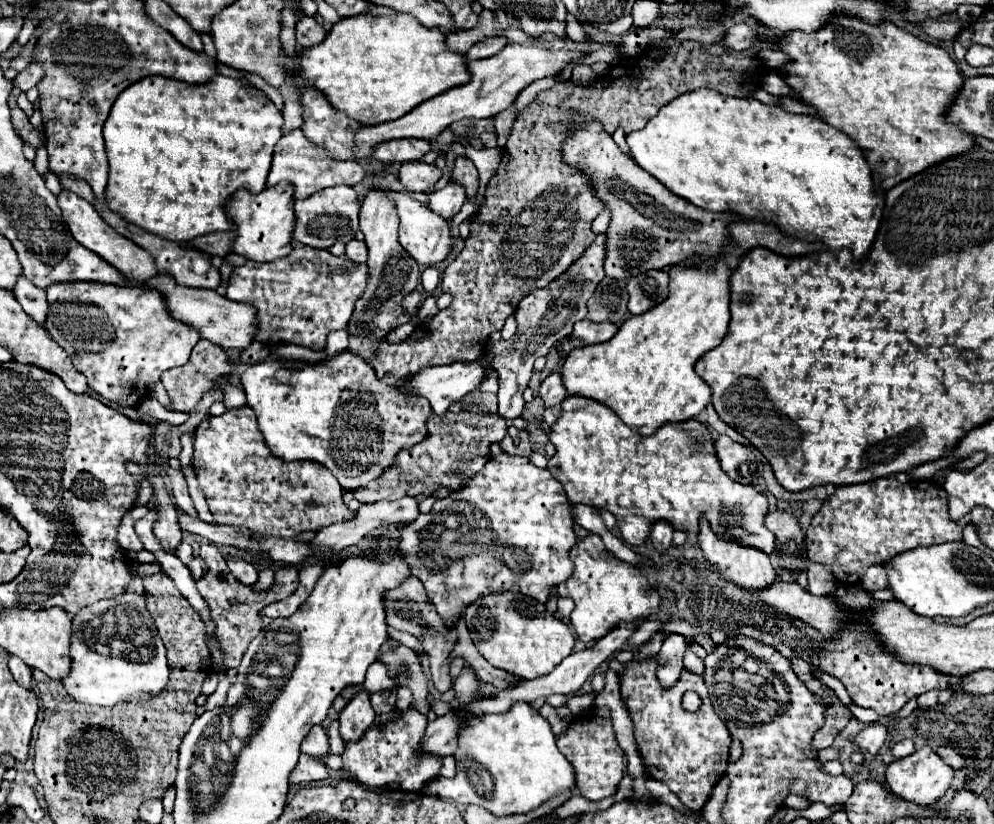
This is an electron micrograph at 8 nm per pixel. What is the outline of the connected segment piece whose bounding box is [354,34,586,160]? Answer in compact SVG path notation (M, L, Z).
M544 34L536 42L524 42L524 44L506 44L502 52L496 56L484 58L484 60L472 60L468 62L468 74L470 80L466 84L448 88L446 92L422 102L402 118L378 126L362 126L358 130L358 146L354 148L358 160L366 160L372 154L372 146L394 140L394 138L436 138L446 126L450 126L456 120L462 118L492 118L498 112L506 110L518 96L522 88L532 84L538 78L552 76L560 72L568 62L574 62L582 56L586 50L584 42L572 42L570 38L558 38L554 34Z

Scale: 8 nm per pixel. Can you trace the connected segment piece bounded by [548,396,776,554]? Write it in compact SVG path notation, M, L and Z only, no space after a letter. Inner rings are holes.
M566 396L560 406L562 414L548 434L550 442L556 446L556 454L548 458L548 470L564 484L572 504L590 504L612 512L620 522L618 528L626 542L642 544L650 534L650 522L666 518L680 530L686 530L688 540L696 544L698 518L706 516L714 532L738 538L738 542L746 542L750 546L758 546L766 554L774 552L776 536L764 526L764 514L768 512L766 494L728 478L720 466L712 432L706 424L698 422L696 418L686 422L666 422L656 430L656 434L642 436L636 434L636 430L630 430L618 418L618 414L614 414L614 410L602 402L584 396Z

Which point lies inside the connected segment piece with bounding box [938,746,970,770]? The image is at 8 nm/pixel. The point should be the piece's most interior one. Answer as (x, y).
(950, 755)

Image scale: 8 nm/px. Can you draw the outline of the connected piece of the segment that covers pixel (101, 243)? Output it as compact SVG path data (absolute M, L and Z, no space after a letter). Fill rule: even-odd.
M62 190L58 196L58 206L62 210L62 216L72 232L72 236L88 250L96 252L98 256L102 256L108 264L116 266L124 276L132 278L132 280L148 280L156 274L156 266L154 260L150 258L150 254L146 254L140 246L136 246L130 238L120 236L116 230L112 230L102 216L96 212L96 208L92 204L88 204L86 200L82 200L78 194L70 192L70 190Z

